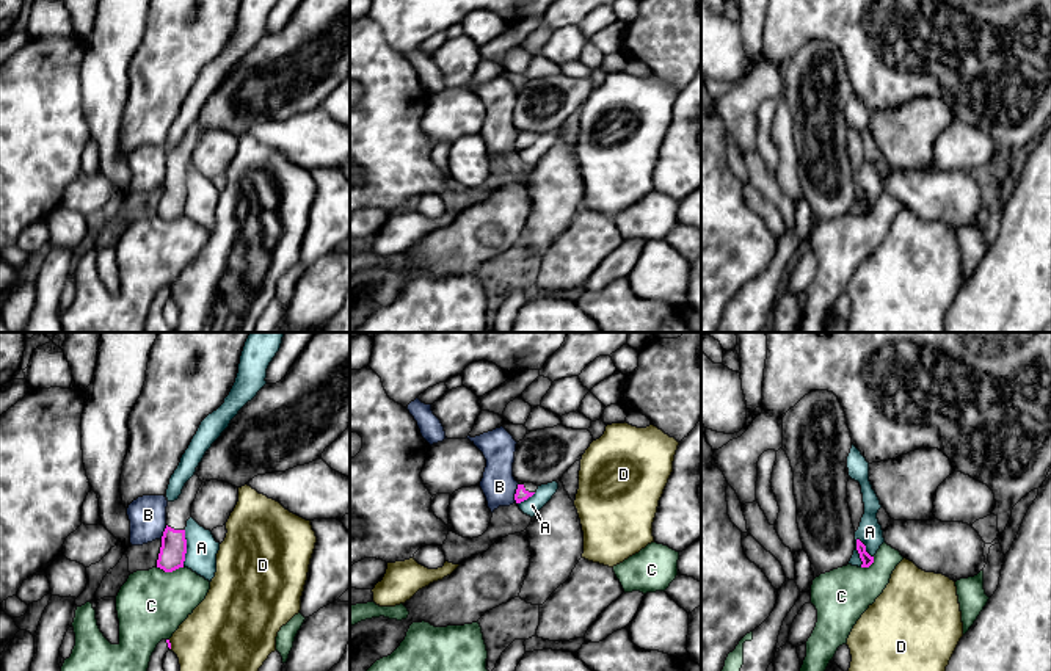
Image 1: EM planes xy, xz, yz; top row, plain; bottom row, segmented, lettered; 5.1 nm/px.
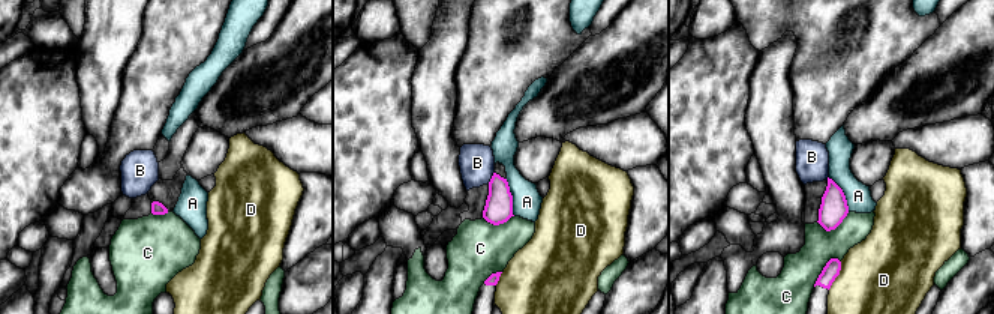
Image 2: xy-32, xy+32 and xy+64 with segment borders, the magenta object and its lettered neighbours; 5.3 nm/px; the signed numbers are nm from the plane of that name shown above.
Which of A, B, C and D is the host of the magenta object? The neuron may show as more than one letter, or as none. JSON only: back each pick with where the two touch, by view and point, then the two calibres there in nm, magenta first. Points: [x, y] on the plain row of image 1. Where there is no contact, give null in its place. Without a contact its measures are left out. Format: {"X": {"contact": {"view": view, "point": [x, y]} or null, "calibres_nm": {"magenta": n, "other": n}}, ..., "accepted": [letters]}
{"accepted": []}

